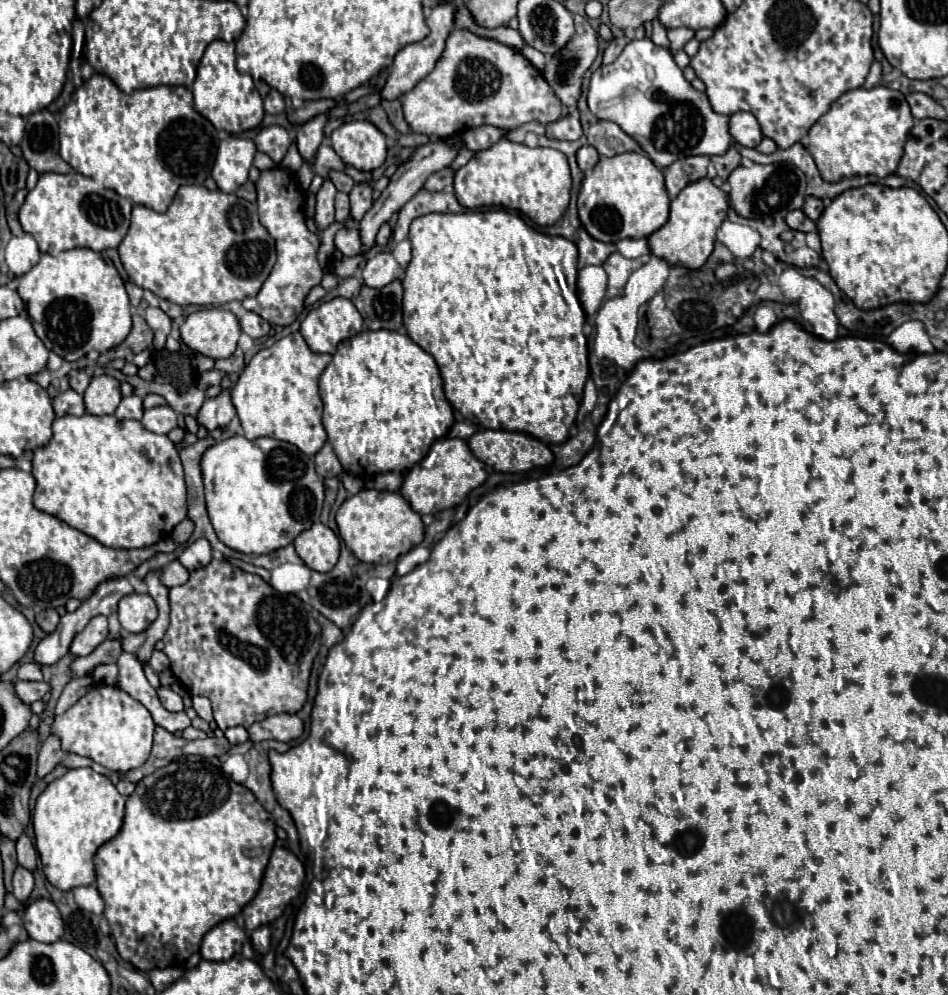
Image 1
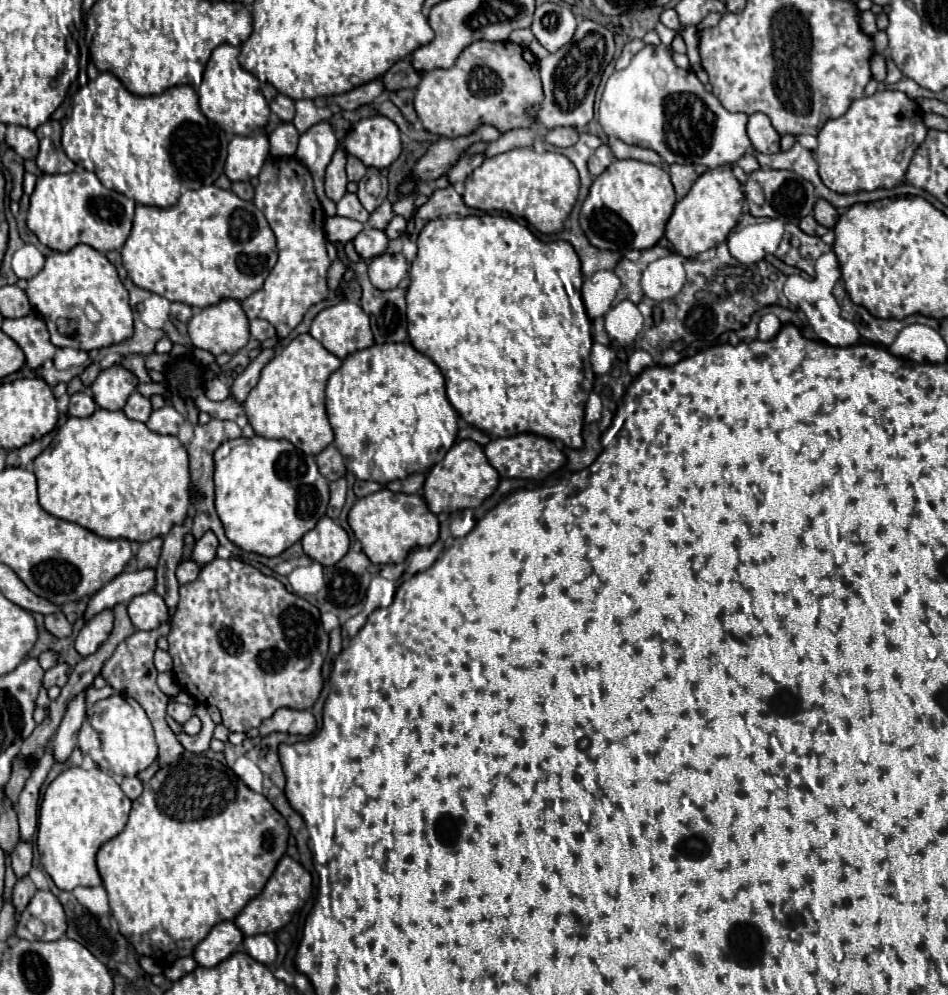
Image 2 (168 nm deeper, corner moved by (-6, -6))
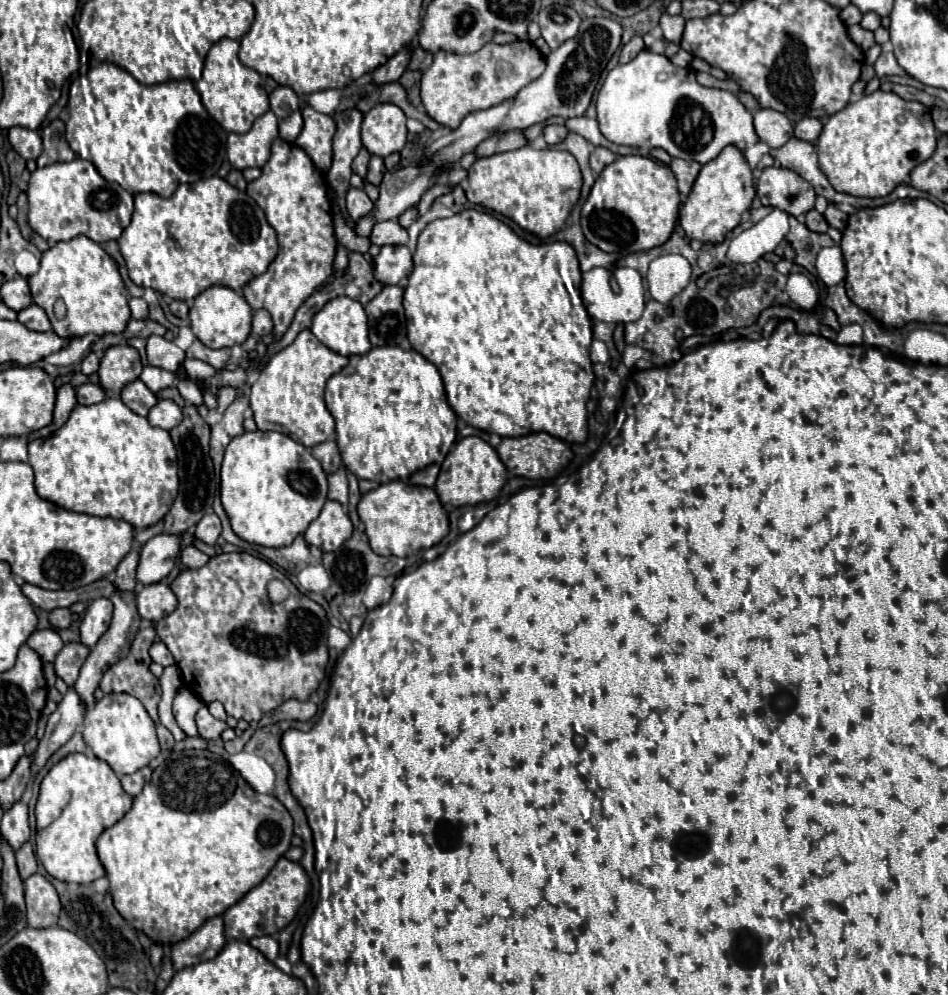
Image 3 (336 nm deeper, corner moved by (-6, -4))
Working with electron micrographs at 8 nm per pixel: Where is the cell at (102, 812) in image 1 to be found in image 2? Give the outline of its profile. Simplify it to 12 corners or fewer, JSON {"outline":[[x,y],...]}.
{"outline":[[69,767],[39,807],[59,889],[101,885],[95,855],[131,801],[99,767]]}

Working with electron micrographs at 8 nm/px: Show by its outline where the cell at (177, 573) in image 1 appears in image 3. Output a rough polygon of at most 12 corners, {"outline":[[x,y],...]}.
{"outline":[[193,545],[181,551],[183,569],[199,569],[209,555]]}

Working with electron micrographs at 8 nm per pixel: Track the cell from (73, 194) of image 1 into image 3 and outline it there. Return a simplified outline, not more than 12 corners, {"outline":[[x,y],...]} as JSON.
{"outline":[[85,159],[31,173],[29,225],[119,239],[133,195]]}

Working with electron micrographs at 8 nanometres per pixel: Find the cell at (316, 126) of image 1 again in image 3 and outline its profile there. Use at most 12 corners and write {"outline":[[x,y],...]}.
{"outline":[[309,105],[295,143],[325,175],[331,167],[335,123]]}

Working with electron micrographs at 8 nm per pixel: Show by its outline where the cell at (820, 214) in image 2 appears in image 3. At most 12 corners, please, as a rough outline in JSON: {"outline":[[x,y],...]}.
{"outline":[[835,205],[825,209],[823,217],[831,227],[843,231],[847,213]]}

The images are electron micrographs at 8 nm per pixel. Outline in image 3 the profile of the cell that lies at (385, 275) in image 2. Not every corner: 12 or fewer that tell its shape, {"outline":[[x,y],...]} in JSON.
{"outline":[[383,245],[371,259],[381,285],[397,285],[413,271],[411,253]]}

